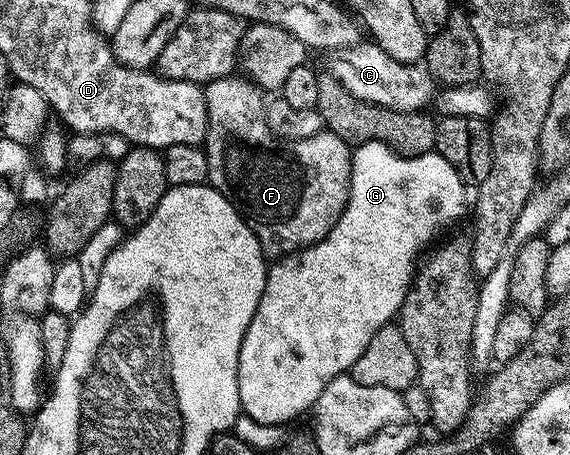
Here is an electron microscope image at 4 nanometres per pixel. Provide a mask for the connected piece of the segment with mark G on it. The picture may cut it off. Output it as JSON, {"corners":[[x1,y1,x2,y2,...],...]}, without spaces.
{"corners":[[368,142,357,145,353,149,350,158,350,201,346,204,341,218,336,226,320,242,316,242,310,248,304,248,301,252,292,252,275,259,267,267,266,281,264,282,264,294,260,294,260,306,256,306,256,314,244,334,244,342,240,346,240,358,238,359,238,389,240,390,240,402,242,412,247,416,256,418,256,422,265,424,277,424,285,426,289,420,302,416,306,411,317,405,320,394,324,394,324,386,332,382,337,376,345,376,350,367,364,354,368,342,372,342,372,334,380,330,385,324,391,323,401,313,402,303,408,294,411,283,416,275,416,263,414,259,445,230,449,224,454,224,462,215,468,212,468,196,466,200,467,185,462,183,460,174,452,170,452,166,437,151,426,152,422,156,397,156,388,146,380,142]]}

